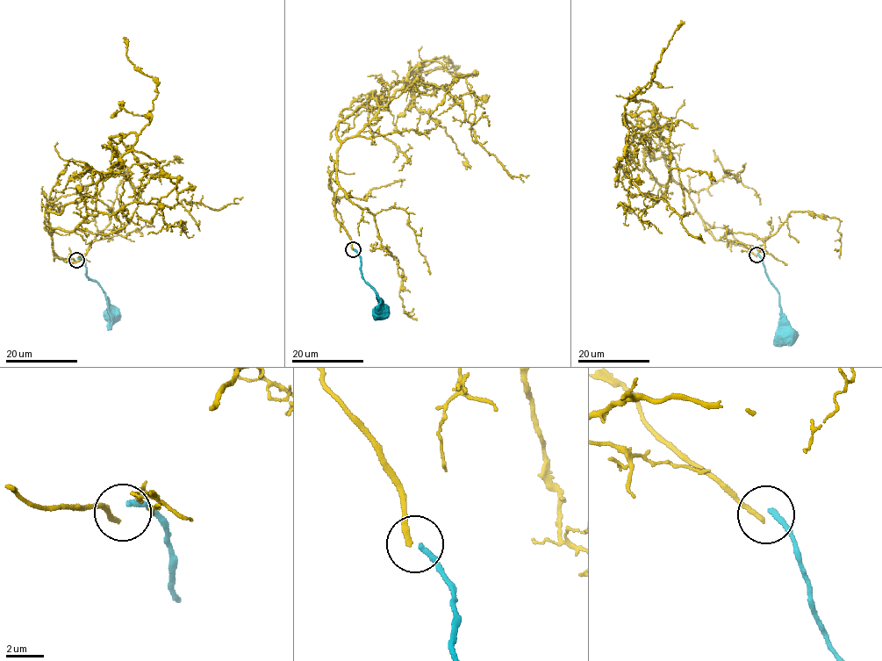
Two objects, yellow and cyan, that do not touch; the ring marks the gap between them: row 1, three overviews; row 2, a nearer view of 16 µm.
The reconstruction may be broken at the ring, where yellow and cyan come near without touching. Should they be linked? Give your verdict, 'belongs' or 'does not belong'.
does not belong

